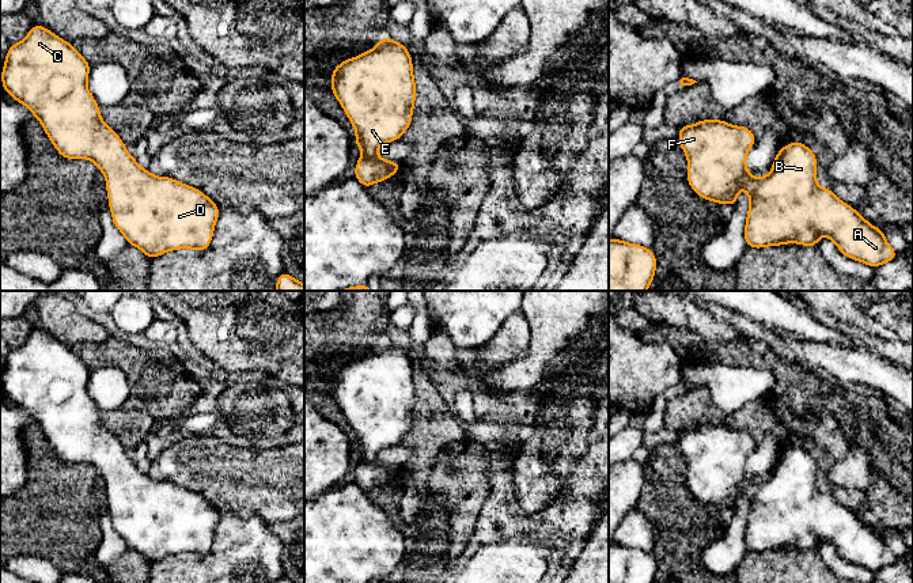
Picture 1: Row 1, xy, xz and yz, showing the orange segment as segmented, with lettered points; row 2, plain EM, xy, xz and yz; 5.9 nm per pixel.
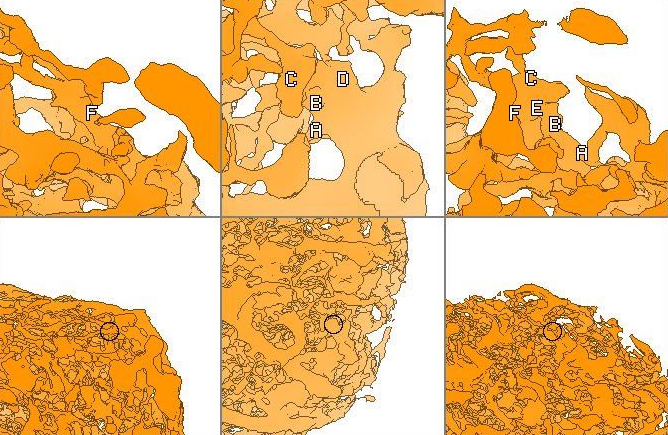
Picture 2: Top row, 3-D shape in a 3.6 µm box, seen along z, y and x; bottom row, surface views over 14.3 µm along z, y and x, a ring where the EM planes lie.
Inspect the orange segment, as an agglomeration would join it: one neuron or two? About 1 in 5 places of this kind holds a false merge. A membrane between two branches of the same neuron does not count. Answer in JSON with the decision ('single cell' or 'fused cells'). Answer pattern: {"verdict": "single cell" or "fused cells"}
{"verdict": "single cell"}

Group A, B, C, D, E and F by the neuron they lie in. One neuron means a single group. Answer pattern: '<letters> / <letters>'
A B C D E F

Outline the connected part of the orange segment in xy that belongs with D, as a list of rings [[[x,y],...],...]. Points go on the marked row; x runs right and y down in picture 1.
[[[35,24],[24,39],[10,45],[1,84],[41,122],[62,158],[88,159],[105,174],[113,223],[128,245],[140,249],[149,260],[179,249],[205,251],[213,239],[220,208],[201,190],[170,177],[156,177],[139,166],[120,136],[103,122],[99,105],[87,87],[90,69],[72,43]]]

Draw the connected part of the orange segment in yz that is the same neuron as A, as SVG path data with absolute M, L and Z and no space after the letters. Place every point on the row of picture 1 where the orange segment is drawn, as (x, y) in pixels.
M700 120L694 125L678 126L678 144L687 158L686 179L697 196L717 204L735 207L739 189L743 185L750 198L750 207L743 230L745 241L749 247L762 249L768 246L788 245L791 242L802 246L817 247L821 236L830 238L837 249L848 258L863 262L872 268L893 261L898 253L886 241L882 228L874 227L867 219L849 204L841 201L833 189L823 189L817 182L817 156L802 141L793 141L777 151L772 171L761 178L754 178L746 167L746 156L757 139L747 126L731 125L723 120Z

